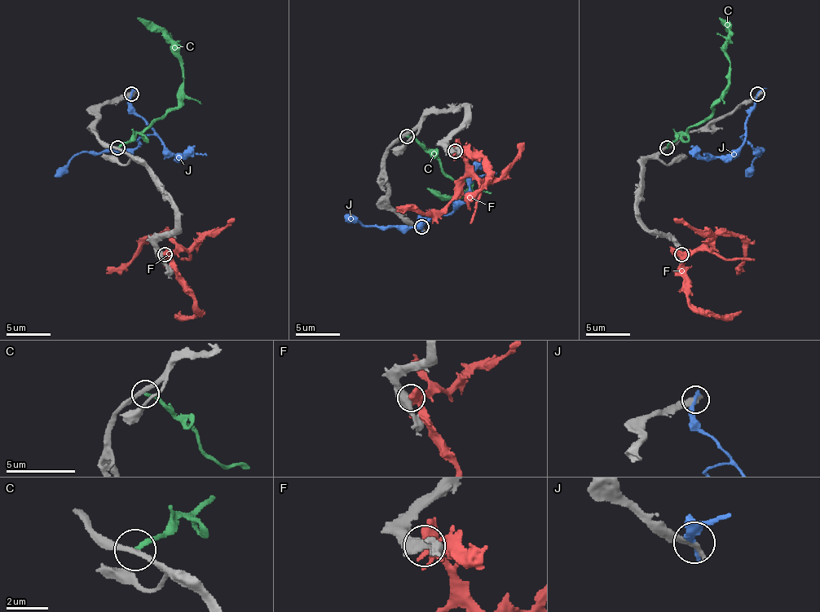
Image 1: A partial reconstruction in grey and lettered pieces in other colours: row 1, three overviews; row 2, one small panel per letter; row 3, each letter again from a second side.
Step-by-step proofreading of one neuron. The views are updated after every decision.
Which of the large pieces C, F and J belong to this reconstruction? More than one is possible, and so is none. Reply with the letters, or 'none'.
none

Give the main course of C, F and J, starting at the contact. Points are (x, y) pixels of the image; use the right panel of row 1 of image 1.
C: (667, 147), (706, 118), (728, 83), (730, 61), (726, 50), (728, 33), (726, 24), (720, 17)
F: (682, 255), (706, 244), (717, 235), (739, 235), (743, 261), (737, 273)
J: (757, 94), (746, 132), (742, 136), (757, 151), (752, 169), (746, 176)

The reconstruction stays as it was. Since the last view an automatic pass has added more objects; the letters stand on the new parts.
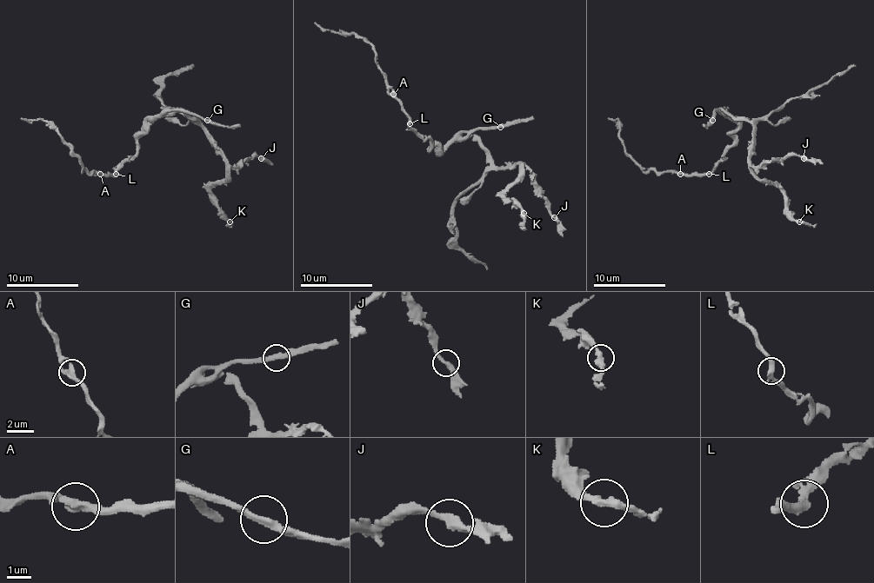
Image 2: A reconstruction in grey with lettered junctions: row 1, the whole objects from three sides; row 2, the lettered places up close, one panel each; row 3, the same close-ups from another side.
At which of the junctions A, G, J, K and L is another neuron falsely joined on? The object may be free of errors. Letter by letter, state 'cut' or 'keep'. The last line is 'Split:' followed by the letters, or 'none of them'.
A: keep
G: keep
J: keep
K: keep
L: keep
Split: none of them

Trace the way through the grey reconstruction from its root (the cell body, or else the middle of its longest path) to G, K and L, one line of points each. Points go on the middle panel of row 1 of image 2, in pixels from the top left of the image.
G: (441, 152), (455, 141), (466, 139), (475, 130), (500, 127)
K: (441, 152), (455, 141), (470, 137), (478, 142), (495, 166), (518, 164), (518, 179), (503, 195), (523, 214)
L: (441, 152), (435, 147), (431, 149), (431, 141), (426, 135), (421, 135), (410, 122)

